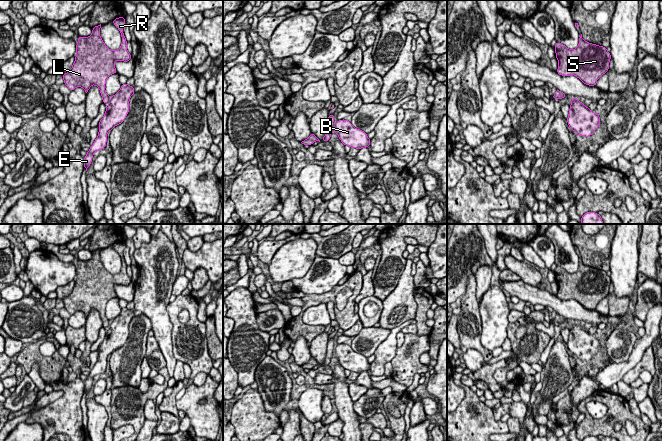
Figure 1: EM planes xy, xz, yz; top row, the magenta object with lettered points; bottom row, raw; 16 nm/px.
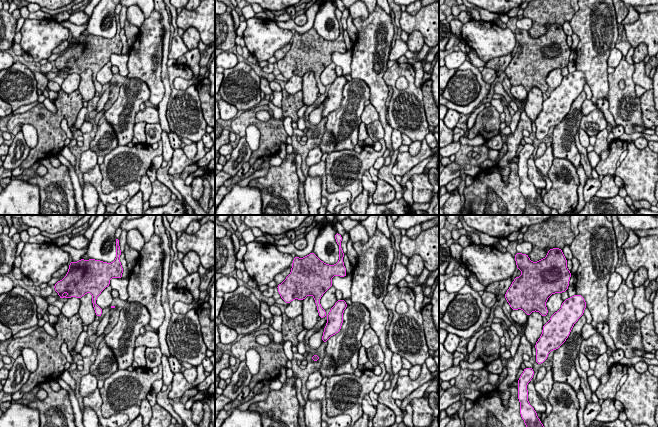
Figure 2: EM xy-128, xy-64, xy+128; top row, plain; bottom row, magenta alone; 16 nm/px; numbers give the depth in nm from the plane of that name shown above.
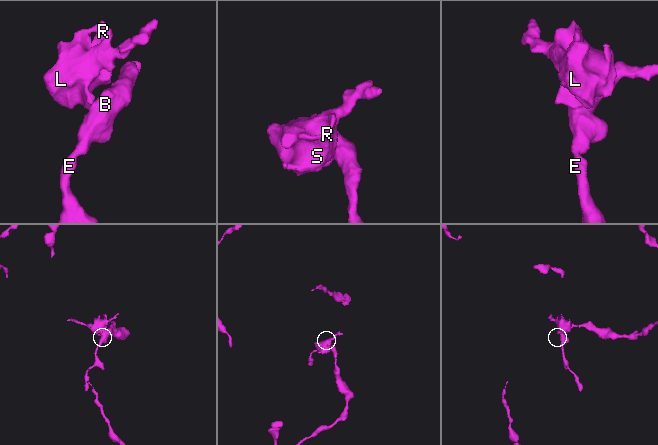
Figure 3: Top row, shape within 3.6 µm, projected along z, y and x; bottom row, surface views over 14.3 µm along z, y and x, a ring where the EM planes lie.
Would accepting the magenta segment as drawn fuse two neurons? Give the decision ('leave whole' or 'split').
split

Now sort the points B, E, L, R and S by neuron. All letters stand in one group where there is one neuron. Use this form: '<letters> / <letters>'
B E / L R S

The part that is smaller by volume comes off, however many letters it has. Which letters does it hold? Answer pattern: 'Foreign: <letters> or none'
Foreign: L, R, S

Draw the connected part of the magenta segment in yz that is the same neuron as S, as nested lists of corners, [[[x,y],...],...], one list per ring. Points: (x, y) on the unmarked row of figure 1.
[[[581,260],[576,273],[568,273],[556,266],[558,284],[557,297],[561,300],[574,299],[588,310],[596,310],[597,304],[609,294],[610,276],[604,270],[589,267]]]

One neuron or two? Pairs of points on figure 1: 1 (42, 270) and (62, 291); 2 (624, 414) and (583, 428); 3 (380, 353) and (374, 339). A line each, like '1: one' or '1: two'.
1: two
2: one
3: two

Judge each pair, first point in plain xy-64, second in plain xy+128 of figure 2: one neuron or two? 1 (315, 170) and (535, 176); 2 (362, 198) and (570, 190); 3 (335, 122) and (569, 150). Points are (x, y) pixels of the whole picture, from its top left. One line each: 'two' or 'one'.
1: two
2: two
3: one

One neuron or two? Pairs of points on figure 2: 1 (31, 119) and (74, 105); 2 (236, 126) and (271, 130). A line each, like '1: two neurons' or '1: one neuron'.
1: one neuron
2: one neuron

